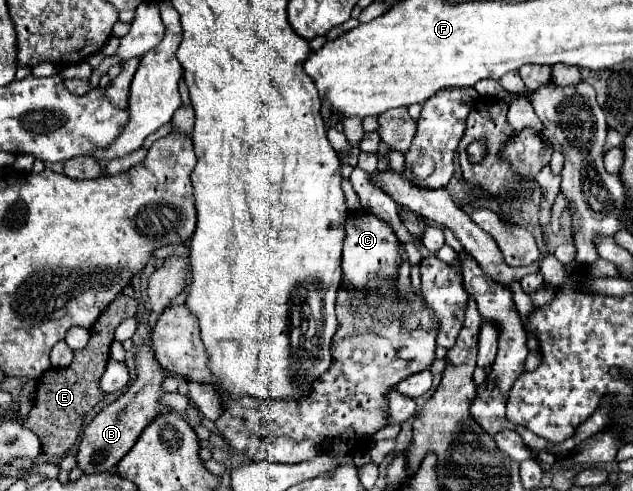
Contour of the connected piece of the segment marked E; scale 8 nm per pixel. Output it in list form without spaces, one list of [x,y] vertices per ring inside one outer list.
[[[118,295],[98,317],[96,325],[90,329],[92,337],[86,349],[80,349],[74,353],[74,361],[66,369],[48,369],[40,381],[36,391],[36,403],[28,415],[28,421],[24,423],[30,427],[42,443],[42,451],[46,455],[62,455],[66,453],[74,443],[82,429],[86,413],[104,399],[104,393],[98,389],[98,381],[106,369],[106,359],[110,357],[110,345],[114,339],[114,329],[128,317],[134,317],[138,313],[138,301],[128,295]]]

